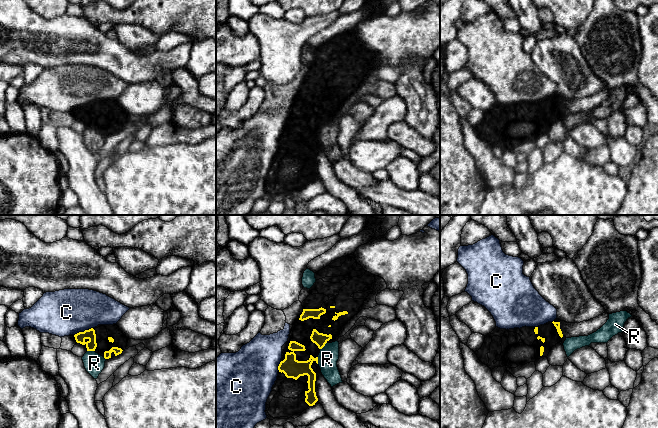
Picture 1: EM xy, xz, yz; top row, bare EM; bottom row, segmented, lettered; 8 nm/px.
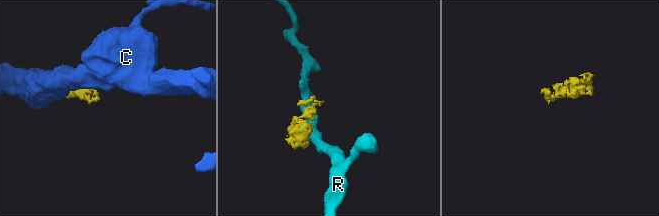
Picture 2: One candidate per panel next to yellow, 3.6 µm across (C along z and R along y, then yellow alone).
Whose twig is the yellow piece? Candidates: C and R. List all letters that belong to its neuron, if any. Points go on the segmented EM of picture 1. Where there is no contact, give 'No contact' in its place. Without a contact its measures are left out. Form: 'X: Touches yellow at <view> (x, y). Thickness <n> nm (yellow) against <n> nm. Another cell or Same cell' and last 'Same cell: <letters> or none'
C: Touches yellow at xy (80, 332). Thickness 90 nm (yellow) against 380 nm. Another cell
R: Touches yellow at xy (91, 350). Thickness 90 nm (yellow) against 160 nm. Another cell
Same cell: none

